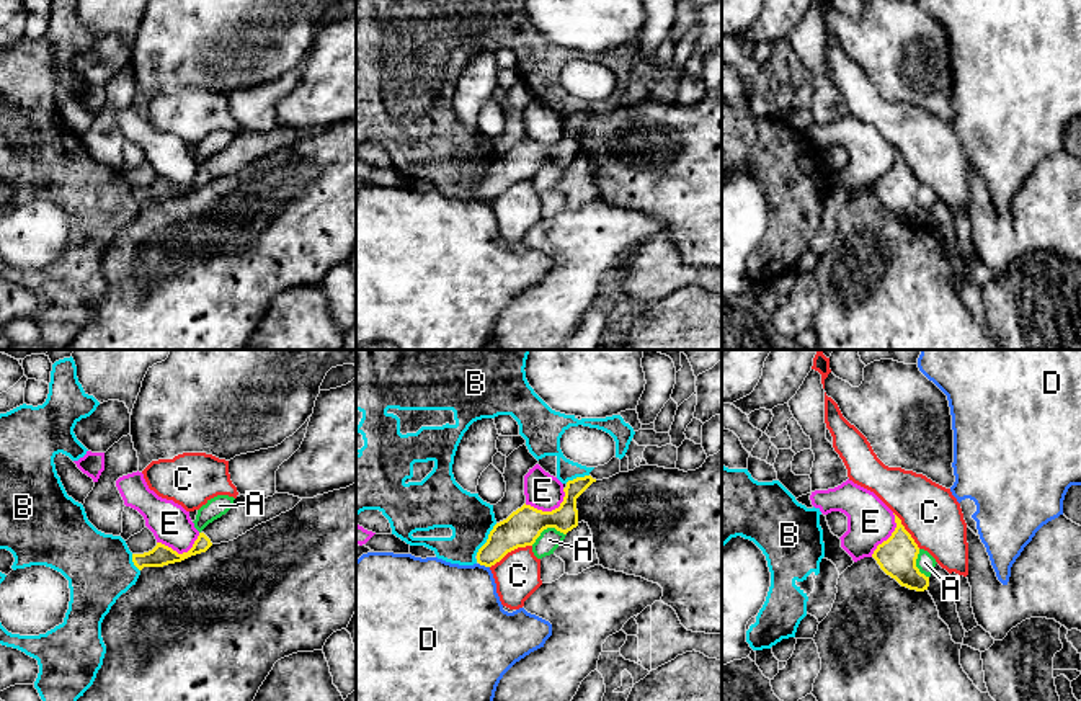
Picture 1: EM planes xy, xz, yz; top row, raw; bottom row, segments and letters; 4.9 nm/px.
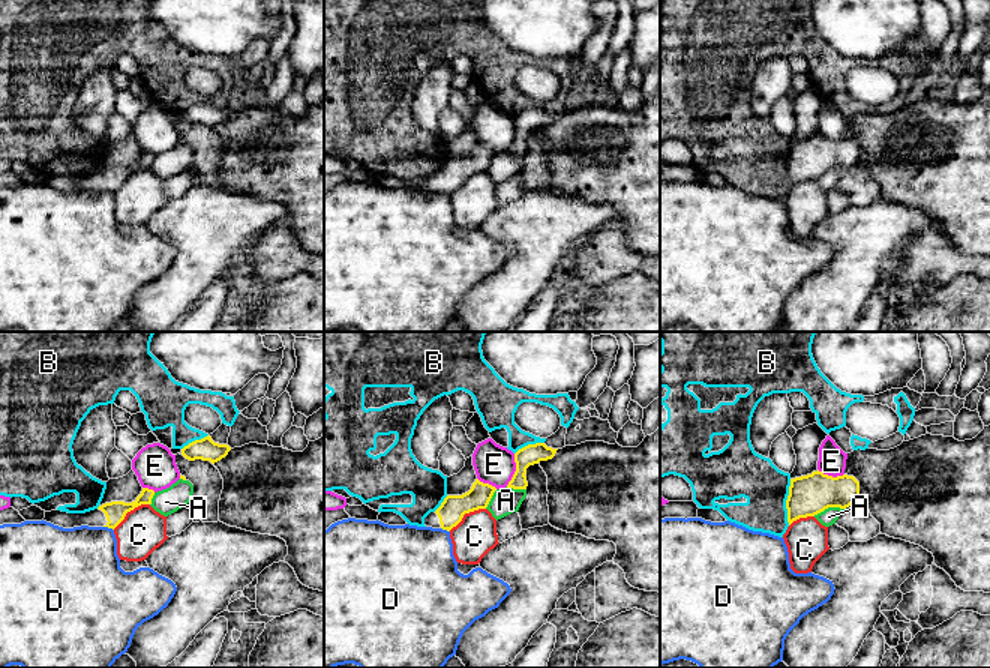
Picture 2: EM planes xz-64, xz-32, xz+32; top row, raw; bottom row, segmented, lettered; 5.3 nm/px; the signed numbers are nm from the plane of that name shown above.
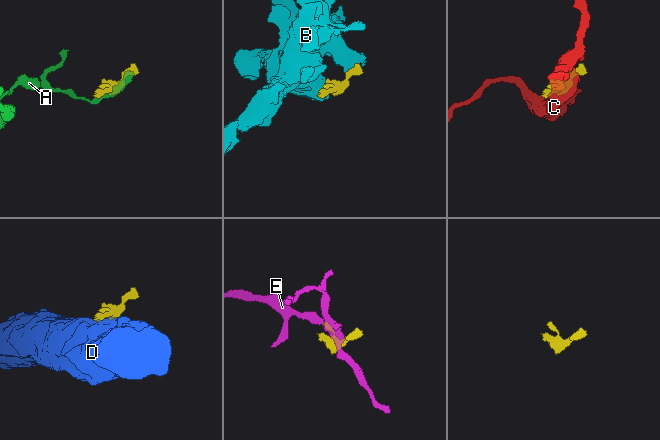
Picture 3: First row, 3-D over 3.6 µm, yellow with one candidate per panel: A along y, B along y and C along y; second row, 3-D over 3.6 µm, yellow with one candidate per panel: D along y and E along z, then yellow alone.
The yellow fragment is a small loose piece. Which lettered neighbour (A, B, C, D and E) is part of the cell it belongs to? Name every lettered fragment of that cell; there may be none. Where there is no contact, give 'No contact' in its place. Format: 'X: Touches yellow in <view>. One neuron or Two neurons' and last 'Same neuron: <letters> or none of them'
A: Touches yellow in xz. Two neurons
B: Touches yellow in xz. Two neurons
C: Touches yellow in xz. Two neurons
D: Touches yellow in xz. Two neurons
E: Touches yellow in xz. Two neurons
Same neuron: none of them

